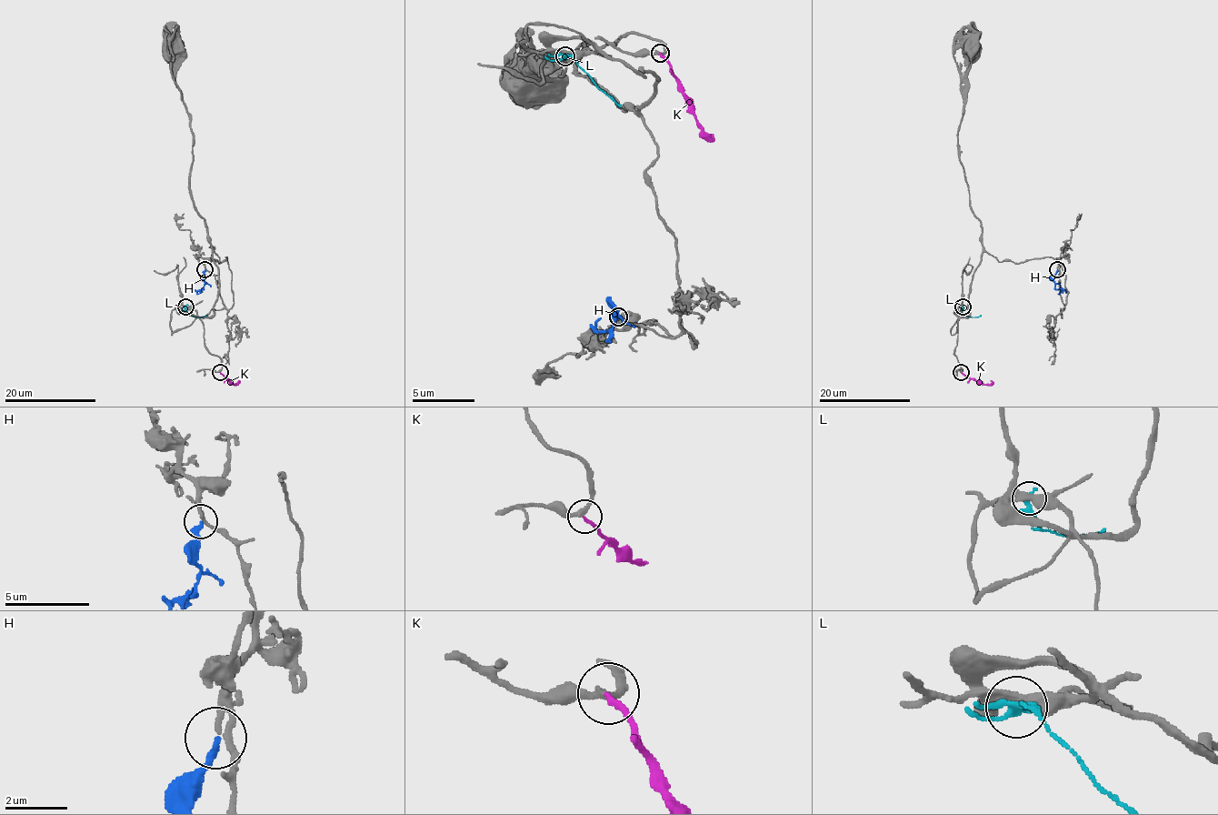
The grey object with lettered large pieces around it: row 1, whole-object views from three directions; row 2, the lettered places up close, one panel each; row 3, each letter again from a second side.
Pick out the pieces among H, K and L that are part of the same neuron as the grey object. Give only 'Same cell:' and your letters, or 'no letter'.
Same cell: H

